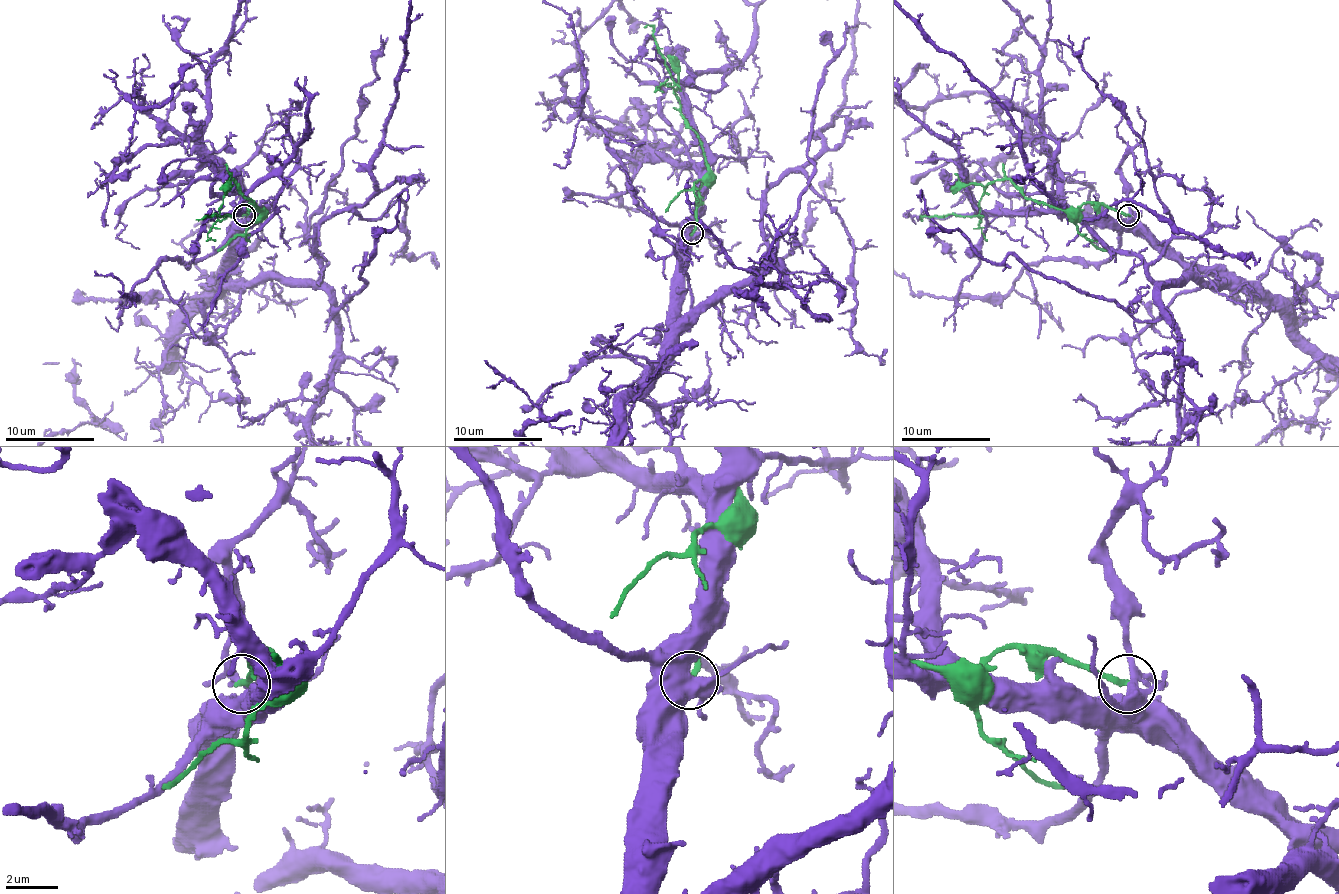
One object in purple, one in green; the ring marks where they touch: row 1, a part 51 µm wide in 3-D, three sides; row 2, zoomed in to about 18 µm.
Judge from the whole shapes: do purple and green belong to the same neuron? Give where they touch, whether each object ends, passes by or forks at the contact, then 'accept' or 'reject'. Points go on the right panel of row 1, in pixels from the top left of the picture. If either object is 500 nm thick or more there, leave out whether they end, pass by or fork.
place (1128, 215); purple forks; green ends; reject

